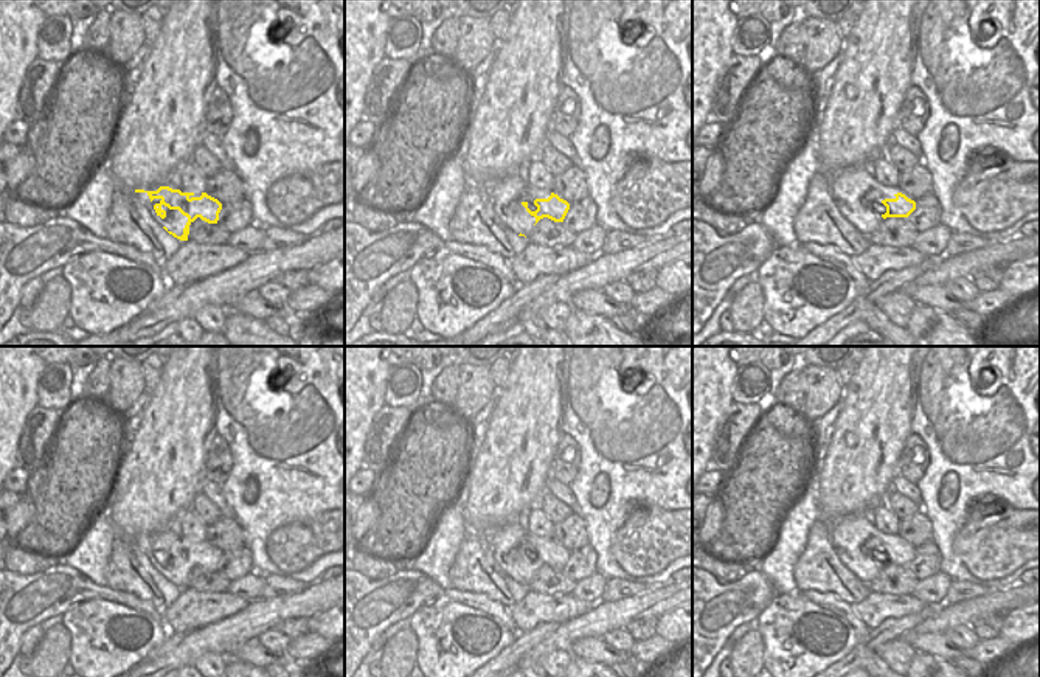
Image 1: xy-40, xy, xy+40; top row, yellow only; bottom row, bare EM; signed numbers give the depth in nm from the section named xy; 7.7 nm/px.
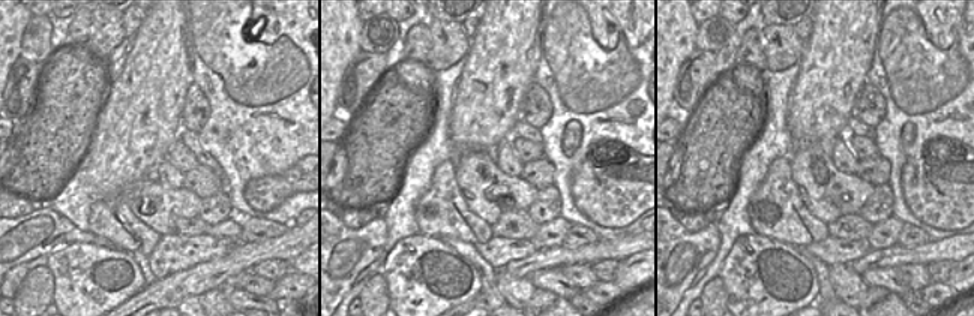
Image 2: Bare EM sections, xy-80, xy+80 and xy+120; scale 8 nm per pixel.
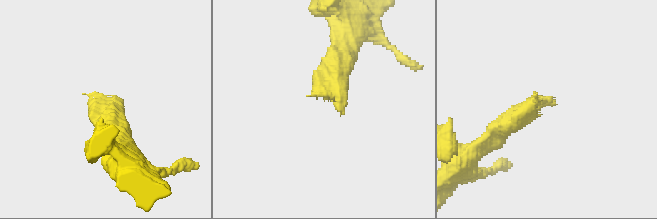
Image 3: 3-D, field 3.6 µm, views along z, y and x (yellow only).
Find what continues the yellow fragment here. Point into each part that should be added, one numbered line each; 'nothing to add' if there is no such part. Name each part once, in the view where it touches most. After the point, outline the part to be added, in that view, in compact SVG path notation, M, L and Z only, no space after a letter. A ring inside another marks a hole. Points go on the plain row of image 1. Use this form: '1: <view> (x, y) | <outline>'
1: xy-40 (174, 569) | M137 540L137 545L138 545L138 550L146 554L146 557L154 570L157 570L161 575L166 575L168 579L172 579L177 584L183 582L183 576L188 570L186 564L183 564L179 557L169 557L168 554L161 553L161 557L166 559L166 565L161 567L154 557L154 553L160 551L161 547L151 548L147 540Z

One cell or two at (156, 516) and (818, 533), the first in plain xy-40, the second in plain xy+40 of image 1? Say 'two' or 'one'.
two

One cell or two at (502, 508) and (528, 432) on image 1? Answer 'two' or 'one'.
one

